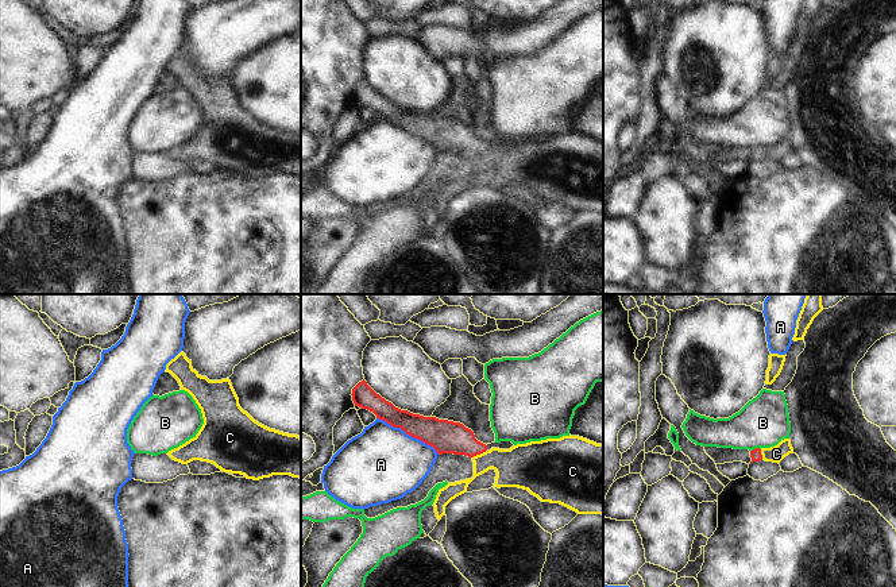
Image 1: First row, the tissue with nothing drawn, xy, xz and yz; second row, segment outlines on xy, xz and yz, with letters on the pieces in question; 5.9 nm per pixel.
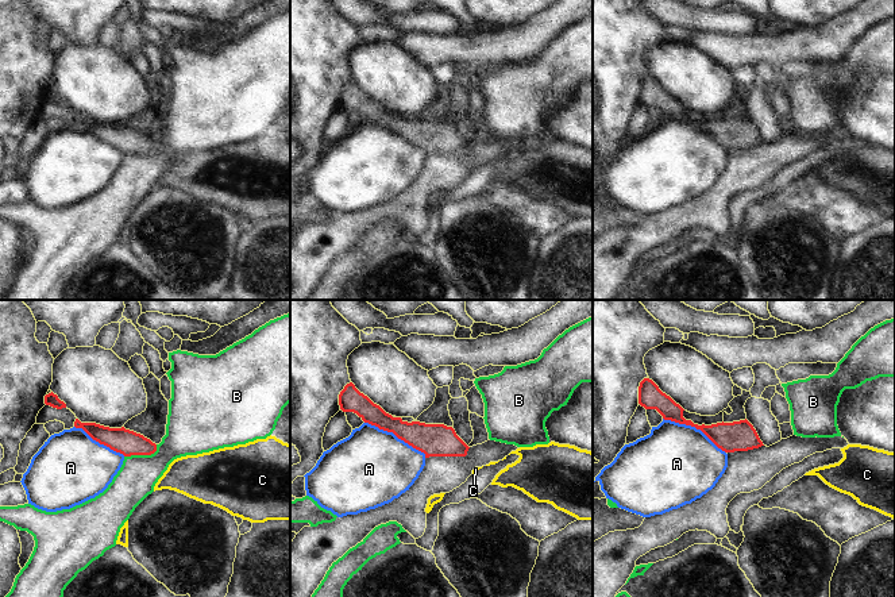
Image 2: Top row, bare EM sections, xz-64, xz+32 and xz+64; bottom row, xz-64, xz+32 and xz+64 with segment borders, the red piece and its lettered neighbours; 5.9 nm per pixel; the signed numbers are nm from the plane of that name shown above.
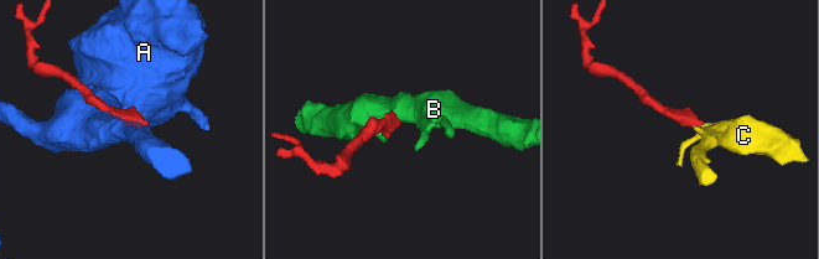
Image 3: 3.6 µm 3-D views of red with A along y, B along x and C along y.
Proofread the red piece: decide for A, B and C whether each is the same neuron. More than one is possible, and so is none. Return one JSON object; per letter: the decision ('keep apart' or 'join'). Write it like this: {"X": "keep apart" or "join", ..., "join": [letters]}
{"A": "keep apart", "B": "keep apart", "C": "join", "join": ["C"]}

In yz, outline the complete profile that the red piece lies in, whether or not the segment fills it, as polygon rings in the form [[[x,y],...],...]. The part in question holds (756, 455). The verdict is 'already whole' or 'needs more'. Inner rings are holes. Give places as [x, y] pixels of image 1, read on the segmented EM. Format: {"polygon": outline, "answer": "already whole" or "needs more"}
{"polygon": [[[784,439],[775,447],[761,448],[761,449],[756,448],[750,451],[750,457],[752,457],[750,463],[760,462],[760,460],[780,463],[789,453],[793,453],[791,440]]], "answer": "needs more"}

